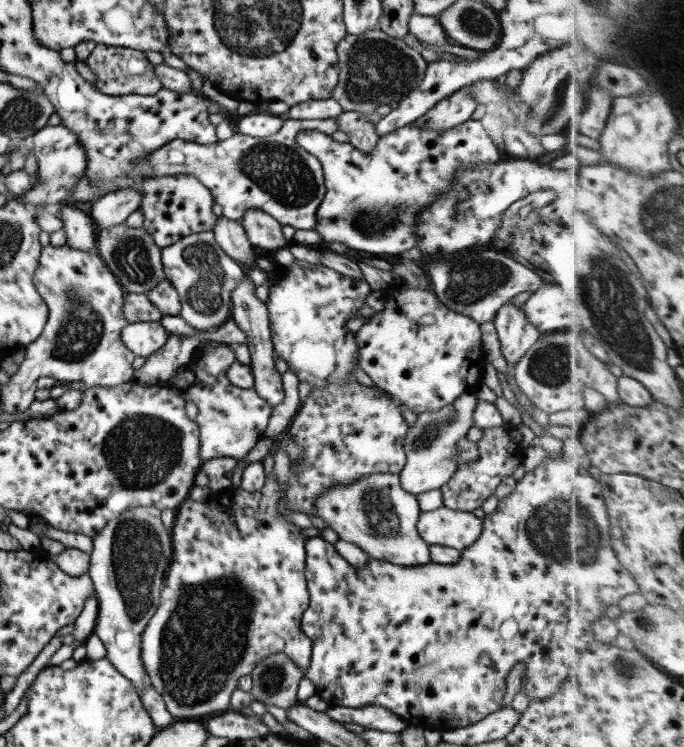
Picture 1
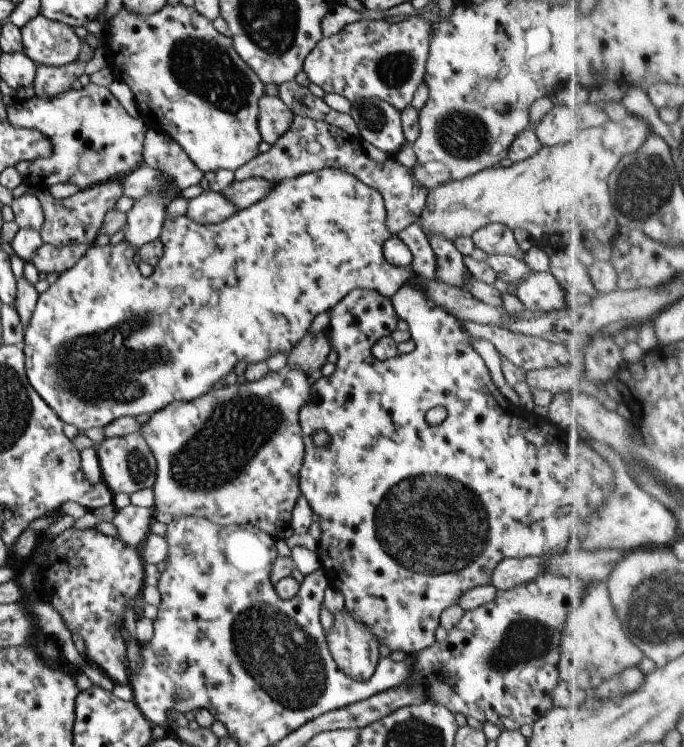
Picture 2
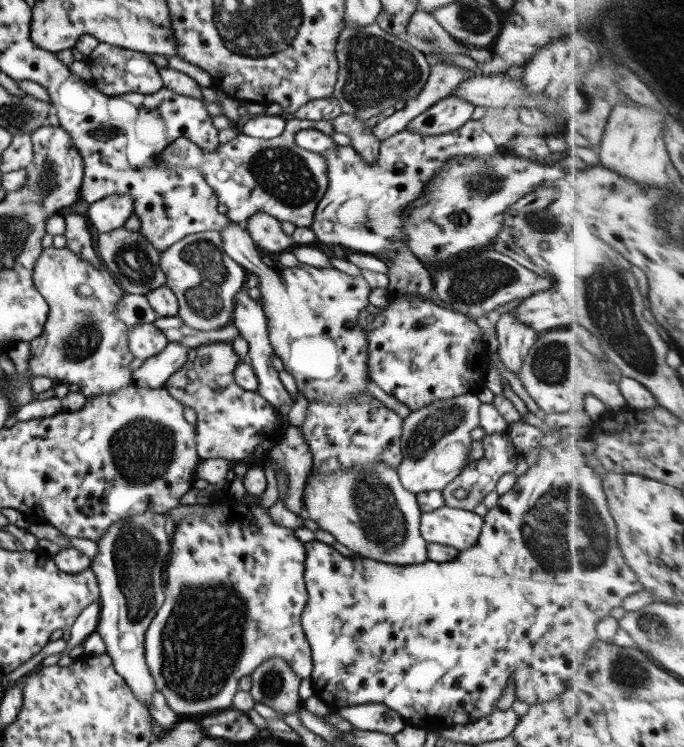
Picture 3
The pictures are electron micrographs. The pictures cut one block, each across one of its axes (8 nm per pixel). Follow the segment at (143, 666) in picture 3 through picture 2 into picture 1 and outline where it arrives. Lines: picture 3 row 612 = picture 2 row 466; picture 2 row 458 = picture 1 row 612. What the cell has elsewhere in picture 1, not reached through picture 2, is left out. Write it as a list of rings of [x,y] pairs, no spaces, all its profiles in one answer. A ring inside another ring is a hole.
[[[133,506],[133,509],[128,509],[121,515],[117,516],[117,518],[113,518],[107,521],[107,523],[105,523],[105,527],[101,529],[101,531],[97,531],[97,534],[92,536],[91,546],[92,548],[87,573],[91,577],[92,583],[94,584],[94,596],[98,602],[97,617],[92,634],[97,635],[99,640],[101,640],[103,643],[106,652],[104,657],[111,663],[111,666],[113,666],[113,668],[115,668],[119,674],[122,674],[133,685],[133,688],[136,690],[136,692],[142,692],[146,686],[150,686],[151,682],[149,677],[146,675],[145,669],[143,668],[143,663],[140,659],[140,638],[141,633],[143,633],[143,630],[145,629],[149,619],[153,617],[154,610],[157,608],[158,602],[160,601],[160,590],[162,584],[164,583],[164,572],[171,563],[173,548],[170,537],[170,530],[167,530],[163,527],[163,524],[160,520],[160,511],[157,510],[157,508],[154,508],[153,506]]]

